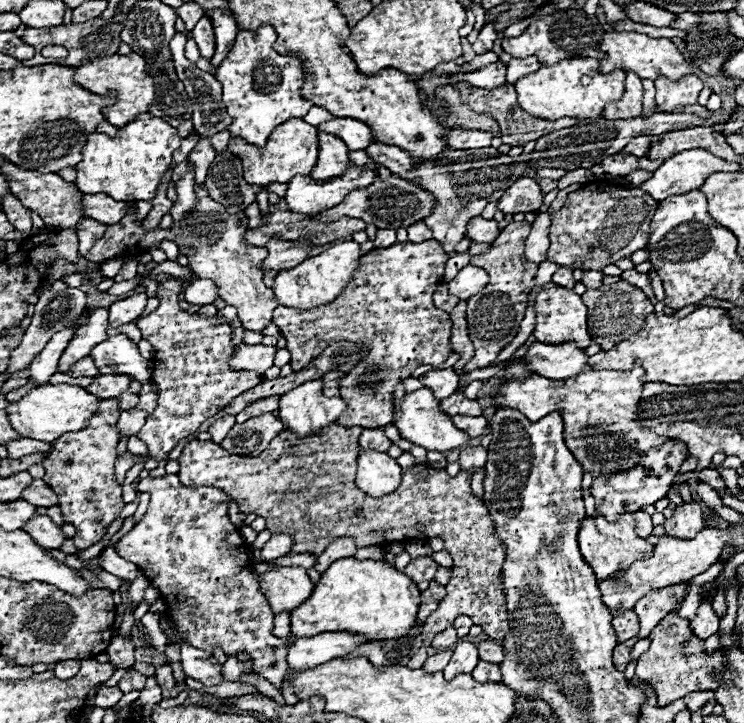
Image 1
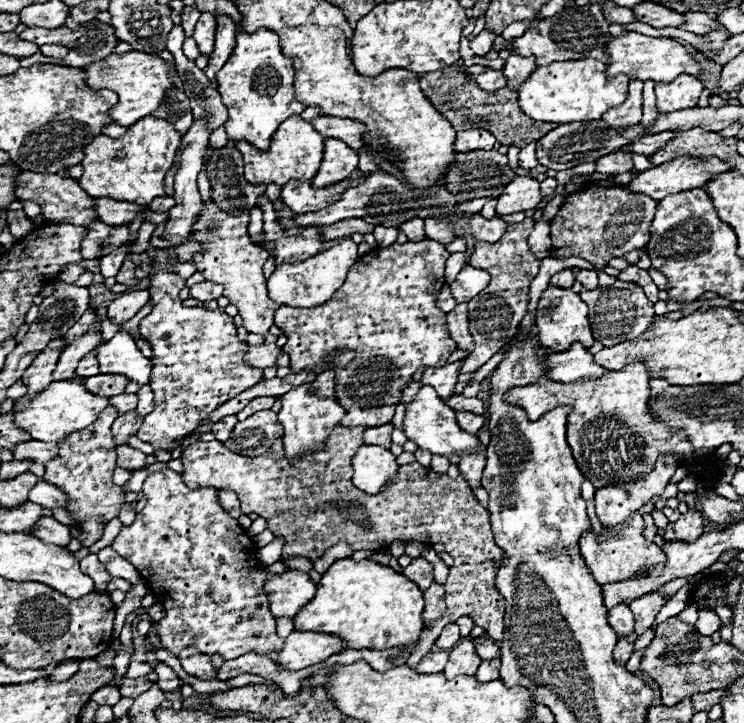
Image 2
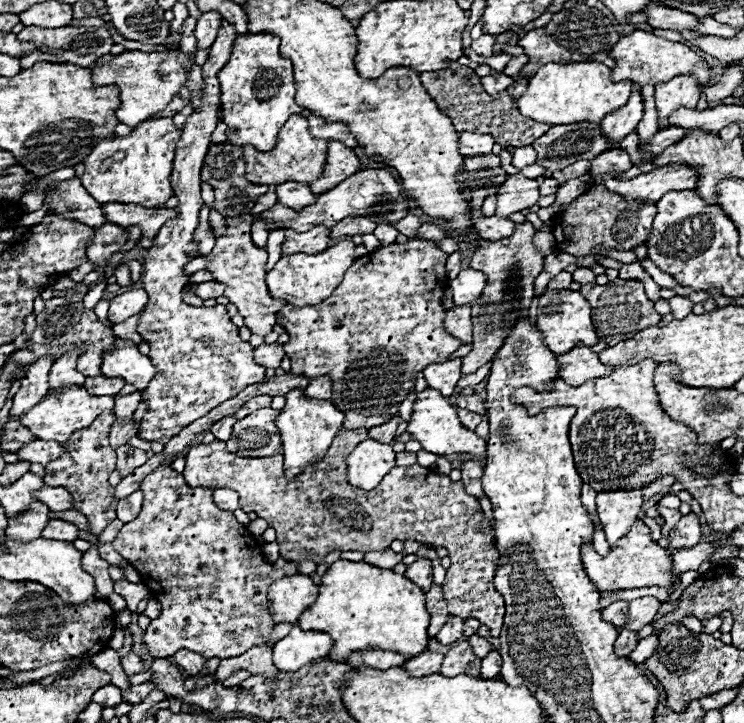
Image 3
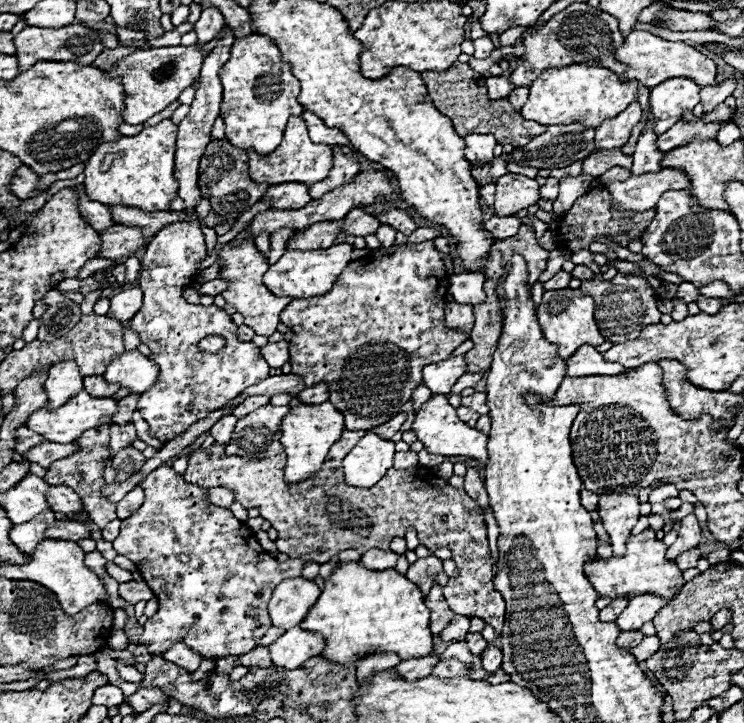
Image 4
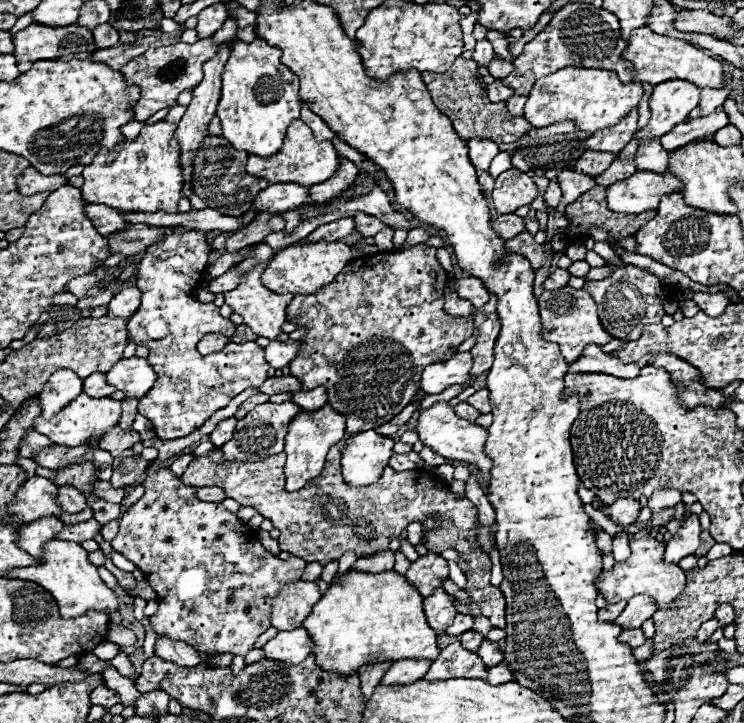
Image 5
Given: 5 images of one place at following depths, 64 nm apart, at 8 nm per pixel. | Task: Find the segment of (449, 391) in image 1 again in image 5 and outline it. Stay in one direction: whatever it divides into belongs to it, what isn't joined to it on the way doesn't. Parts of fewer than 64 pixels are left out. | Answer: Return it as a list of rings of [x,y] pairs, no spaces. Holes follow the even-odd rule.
[[[458,352],[446,362],[430,364],[422,372],[420,380],[422,390],[426,390],[428,394],[440,394],[454,384],[464,384],[470,376],[470,368],[472,368],[470,352]]]

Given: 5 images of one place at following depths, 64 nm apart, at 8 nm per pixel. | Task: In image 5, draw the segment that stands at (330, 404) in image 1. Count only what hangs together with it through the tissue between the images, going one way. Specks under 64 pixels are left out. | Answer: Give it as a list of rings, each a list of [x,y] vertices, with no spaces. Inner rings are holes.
[[[324,404],[324,408],[318,408],[314,412],[306,412],[302,410],[300,416],[294,416],[294,420],[288,424],[288,432],[284,438],[286,444],[286,490],[294,492],[298,488],[302,488],[306,482],[310,482],[314,476],[320,476],[324,462],[326,462],[326,454],[330,450],[330,446],[338,444],[344,438],[344,416],[334,412],[334,408],[330,408],[328,404]]]

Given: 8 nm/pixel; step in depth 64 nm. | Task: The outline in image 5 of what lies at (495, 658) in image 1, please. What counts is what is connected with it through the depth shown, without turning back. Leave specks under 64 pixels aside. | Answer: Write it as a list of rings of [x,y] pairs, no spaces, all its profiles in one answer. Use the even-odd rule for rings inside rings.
[[[468,630],[468,632],[464,632],[464,634],[460,636],[462,646],[468,648],[470,652],[478,652],[478,648],[482,646],[482,640],[484,640],[484,636],[482,636],[480,632],[474,632],[474,630]]]

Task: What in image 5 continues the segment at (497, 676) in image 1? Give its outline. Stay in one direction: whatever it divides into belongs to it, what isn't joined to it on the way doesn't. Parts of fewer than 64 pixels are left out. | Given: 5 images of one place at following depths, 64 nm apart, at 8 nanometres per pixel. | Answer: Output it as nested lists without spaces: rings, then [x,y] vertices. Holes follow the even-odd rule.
[[[484,640],[482,646],[478,648],[478,656],[482,658],[482,662],[484,662],[486,666],[494,666],[494,664],[502,662],[502,658],[504,658],[500,646],[494,644],[494,642],[488,642],[488,640]]]

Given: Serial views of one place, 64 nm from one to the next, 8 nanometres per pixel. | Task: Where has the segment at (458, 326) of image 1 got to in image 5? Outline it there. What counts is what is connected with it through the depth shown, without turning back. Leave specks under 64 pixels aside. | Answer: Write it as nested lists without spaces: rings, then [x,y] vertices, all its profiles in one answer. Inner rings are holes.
[[[454,282],[448,284],[448,288],[444,290],[444,310],[450,316],[464,316],[464,318],[472,318],[474,316],[474,306],[468,300],[460,300],[452,288]]]

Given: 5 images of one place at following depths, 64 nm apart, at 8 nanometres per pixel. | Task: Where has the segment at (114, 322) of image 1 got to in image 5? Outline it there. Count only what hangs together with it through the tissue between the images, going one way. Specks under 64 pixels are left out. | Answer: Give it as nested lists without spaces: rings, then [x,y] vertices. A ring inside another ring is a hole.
[[[130,286],[122,292],[118,292],[110,304],[108,304],[108,316],[110,318],[130,318],[140,304],[140,290],[136,286]]]

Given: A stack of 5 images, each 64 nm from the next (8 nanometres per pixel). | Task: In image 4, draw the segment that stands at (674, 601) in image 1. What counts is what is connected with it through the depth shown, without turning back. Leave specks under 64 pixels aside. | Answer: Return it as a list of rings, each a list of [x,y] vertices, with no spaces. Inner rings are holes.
[[[642,594],[628,602],[628,608],[618,616],[616,624],[620,630],[640,630],[642,624],[650,622],[660,608],[664,608],[668,602],[654,594]]]

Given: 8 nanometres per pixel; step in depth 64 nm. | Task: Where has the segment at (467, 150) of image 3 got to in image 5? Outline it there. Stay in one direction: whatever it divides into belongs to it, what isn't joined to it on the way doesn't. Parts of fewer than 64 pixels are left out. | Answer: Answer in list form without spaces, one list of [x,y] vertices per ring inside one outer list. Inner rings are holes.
[[[470,138],[468,142],[468,158],[476,170],[488,170],[492,158],[498,154],[498,144],[492,140],[478,140]]]

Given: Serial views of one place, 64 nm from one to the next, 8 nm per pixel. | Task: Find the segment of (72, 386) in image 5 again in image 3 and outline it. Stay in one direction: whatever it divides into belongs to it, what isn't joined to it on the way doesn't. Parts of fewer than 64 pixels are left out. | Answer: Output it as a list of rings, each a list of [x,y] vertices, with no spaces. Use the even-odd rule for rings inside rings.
[[[72,348],[54,362],[54,368],[50,370],[50,390],[58,390],[62,384],[84,384],[84,376],[76,370],[76,360],[80,354],[82,348]]]

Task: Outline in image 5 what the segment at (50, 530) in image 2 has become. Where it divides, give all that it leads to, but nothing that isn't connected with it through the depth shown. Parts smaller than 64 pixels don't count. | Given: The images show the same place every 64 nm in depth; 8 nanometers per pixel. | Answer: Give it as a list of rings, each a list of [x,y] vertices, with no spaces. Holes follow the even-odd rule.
[[[94,520],[88,522],[80,522],[80,524],[66,524],[60,532],[56,532],[56,536],[60,540],[70,540],[70,542],[84,542],[84,540],[92,540],[96,534],[100,532],[100,524]]]

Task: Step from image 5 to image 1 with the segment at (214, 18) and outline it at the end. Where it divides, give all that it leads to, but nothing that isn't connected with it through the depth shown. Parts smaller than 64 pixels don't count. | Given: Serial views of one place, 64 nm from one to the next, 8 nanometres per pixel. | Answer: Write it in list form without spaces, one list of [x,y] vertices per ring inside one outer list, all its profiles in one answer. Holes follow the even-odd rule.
[[[206,16],[200,18],[200,22],[194,26],[192,40],[198,44],[202,58],[210,60],[210,56],[214,56],[214,30],[212,30],[212,22]]]

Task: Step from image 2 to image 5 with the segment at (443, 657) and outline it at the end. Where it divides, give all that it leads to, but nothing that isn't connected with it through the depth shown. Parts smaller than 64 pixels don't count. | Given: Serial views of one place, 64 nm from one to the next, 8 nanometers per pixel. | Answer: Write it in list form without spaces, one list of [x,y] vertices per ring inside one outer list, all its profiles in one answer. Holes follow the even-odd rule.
[[[398,660],[384,674],[382,684],[412,684],[428,672],[430,664],[432,660]]]

